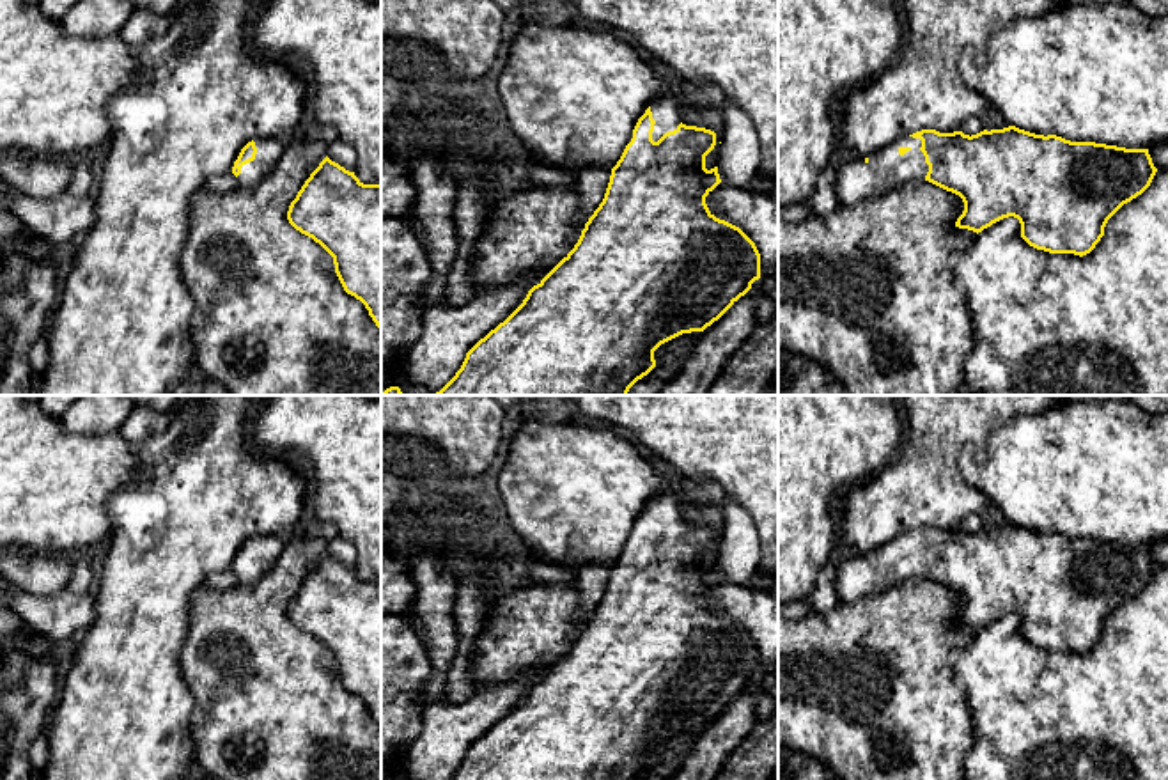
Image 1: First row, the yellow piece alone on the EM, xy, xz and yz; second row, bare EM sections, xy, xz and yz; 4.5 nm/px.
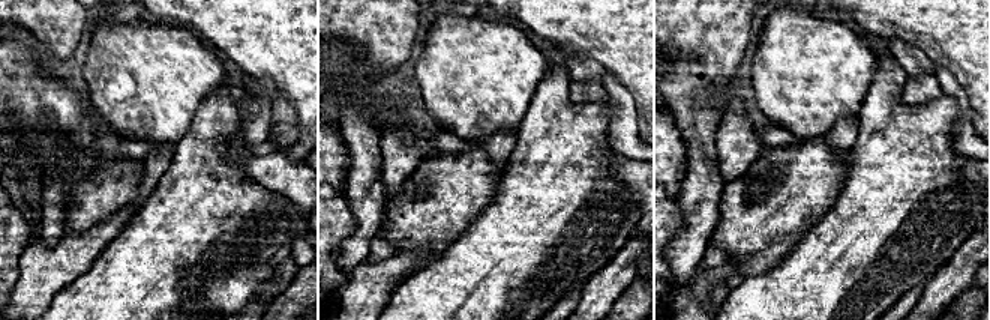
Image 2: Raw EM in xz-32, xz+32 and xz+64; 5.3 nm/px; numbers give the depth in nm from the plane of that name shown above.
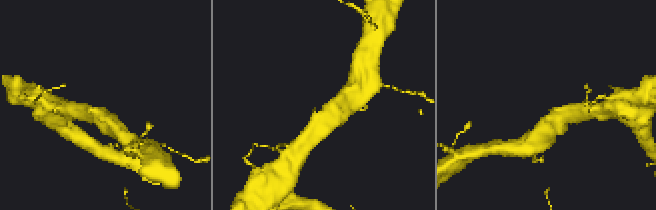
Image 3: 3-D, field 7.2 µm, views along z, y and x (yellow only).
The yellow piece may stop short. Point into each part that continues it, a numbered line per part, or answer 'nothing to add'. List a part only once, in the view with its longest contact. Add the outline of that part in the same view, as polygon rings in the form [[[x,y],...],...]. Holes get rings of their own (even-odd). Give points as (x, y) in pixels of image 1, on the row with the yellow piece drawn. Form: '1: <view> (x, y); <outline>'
1: xz (665, 109); [[[665,85],[663,92],[650,105],[652,119],[656,121],[652,140],[658,142],[665,133],[677,129],[682,122],[679,103],[672,90]]]

